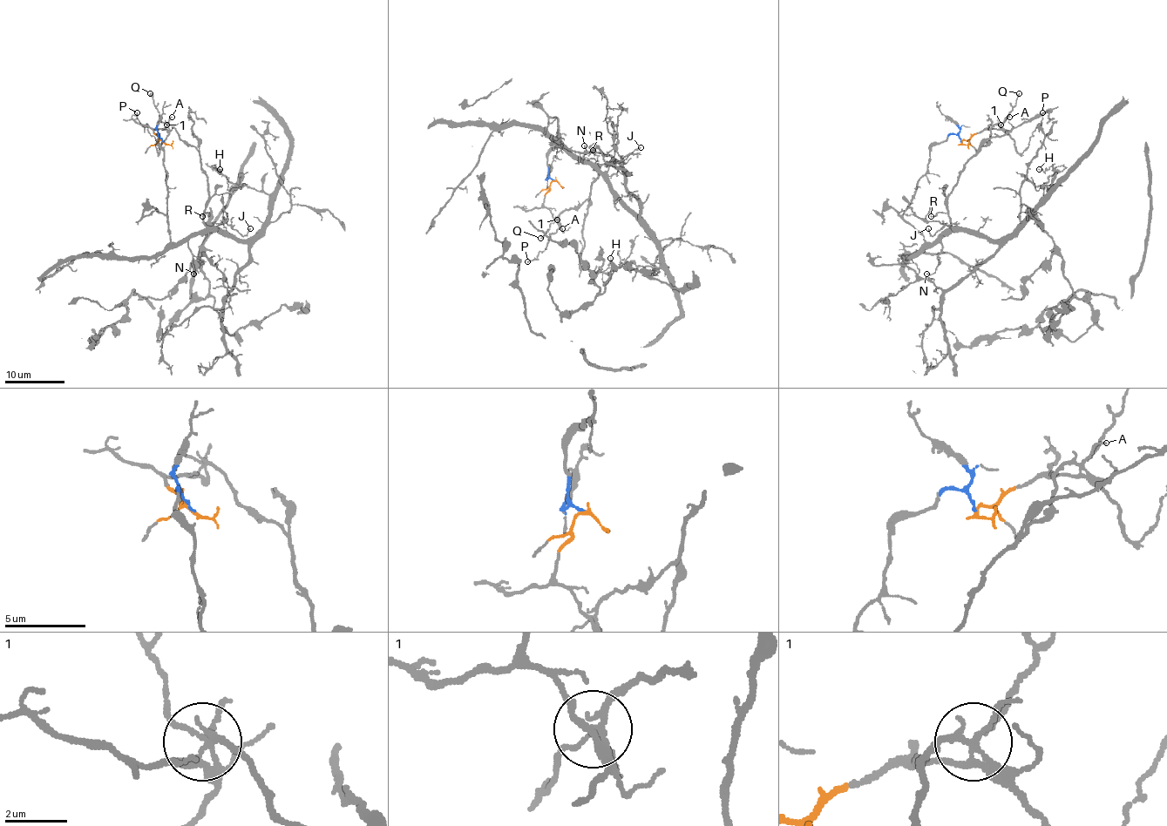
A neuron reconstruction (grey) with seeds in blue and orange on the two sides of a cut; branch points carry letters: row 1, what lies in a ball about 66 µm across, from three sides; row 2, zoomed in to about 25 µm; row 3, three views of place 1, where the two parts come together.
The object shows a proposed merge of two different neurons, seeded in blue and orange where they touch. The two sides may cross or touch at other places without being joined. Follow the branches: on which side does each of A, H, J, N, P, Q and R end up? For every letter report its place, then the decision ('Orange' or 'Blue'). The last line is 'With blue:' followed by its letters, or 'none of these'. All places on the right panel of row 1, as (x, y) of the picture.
A: Place: (1009, 117). Orange
H: Place: (1039, 169). Blue
J: Place: (928, 228). Blue
N: Place: (926, 274). Blue
P: Place: (1042, 112). Orange
Q: Place: (1019, 93). Orange
R: Place: (931, 216). Blue
With blue: H, J, N, R

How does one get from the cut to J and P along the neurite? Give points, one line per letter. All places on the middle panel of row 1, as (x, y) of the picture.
J: (553, 179), (547, 175), (547, 154), (558, 143), (558, 122), (559, 143), (593, 161), (609, 176), (641, 148)
P: (553, 181), (543, 203), (559, 226), (551, 235), (546, 248), (528, 260)

